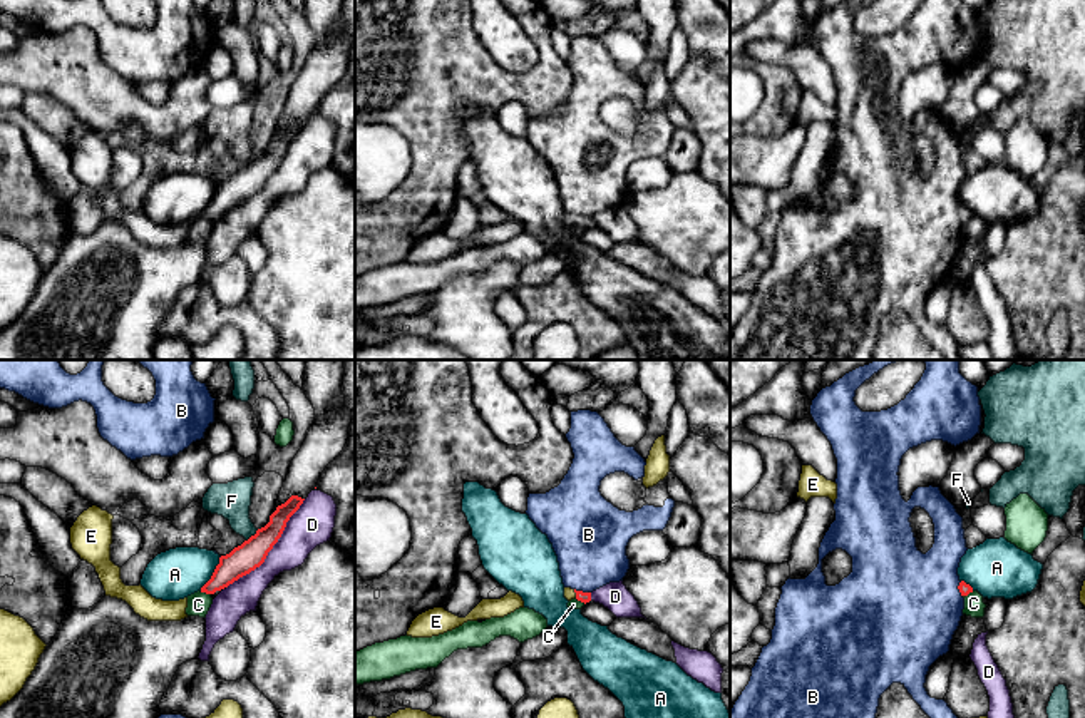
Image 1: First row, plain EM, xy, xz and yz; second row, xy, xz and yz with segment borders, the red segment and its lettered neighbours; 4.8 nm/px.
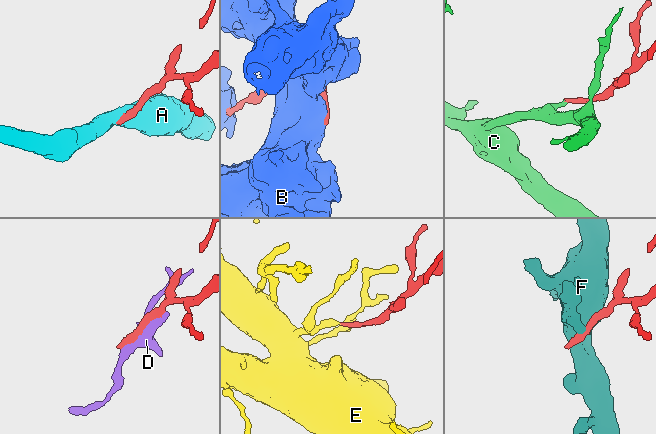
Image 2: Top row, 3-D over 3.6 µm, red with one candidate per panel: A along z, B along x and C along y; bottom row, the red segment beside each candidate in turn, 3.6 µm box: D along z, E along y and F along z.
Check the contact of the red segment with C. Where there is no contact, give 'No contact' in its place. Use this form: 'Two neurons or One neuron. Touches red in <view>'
Two neurons. Touches red in xy

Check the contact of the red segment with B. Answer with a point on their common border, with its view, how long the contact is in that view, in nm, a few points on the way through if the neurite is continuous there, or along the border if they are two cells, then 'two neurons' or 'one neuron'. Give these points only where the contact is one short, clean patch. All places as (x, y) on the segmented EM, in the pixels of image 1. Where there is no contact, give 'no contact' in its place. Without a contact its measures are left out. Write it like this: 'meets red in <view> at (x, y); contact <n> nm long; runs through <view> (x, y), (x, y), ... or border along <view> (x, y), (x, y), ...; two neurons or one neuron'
meets red in xz at (581, 591); contact 80 nm long; two neurons

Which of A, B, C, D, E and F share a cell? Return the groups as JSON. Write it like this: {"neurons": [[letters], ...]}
{"neurons": [["A"], ["B"], ["C"], ["D"], ["E"], ["F"]]}

